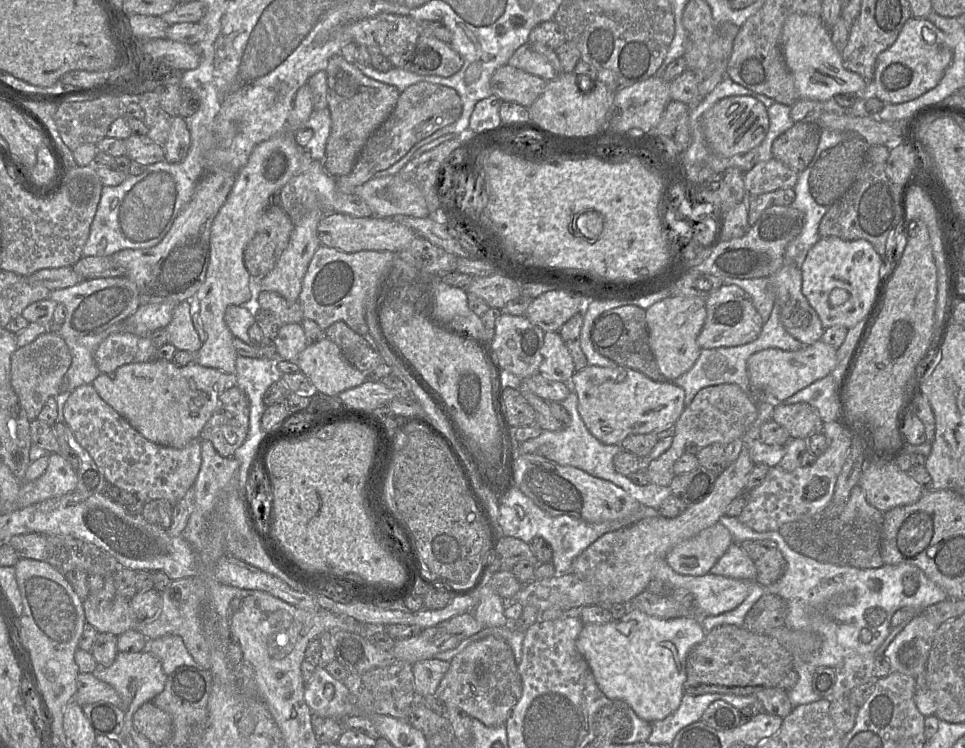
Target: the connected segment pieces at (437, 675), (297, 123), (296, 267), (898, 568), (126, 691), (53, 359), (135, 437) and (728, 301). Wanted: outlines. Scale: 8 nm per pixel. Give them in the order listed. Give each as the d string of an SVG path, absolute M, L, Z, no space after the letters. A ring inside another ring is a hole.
M436 658L420 660L412 664L413 683L417 697L435 695L450 662Z
M308 84L301 86L294 96L293 106L287 119L287 132L278 133L260 142L252 150L247 163L239 170L235 183L226 201L215 216L210 232L210 259L206 278L195 294L200 321L207 340L193 355L200 366L219 369L231 378L236 373L237 352L233 346L234 336L224 320L225 310L230 305L241 306L251 298L250 274L245 267L243 254L257 230L258 220L270 205L270 197L294 176L306 171L313 161L304 147L299 147L294 134L304 129L313 111L312 96Z
M314 209L294 224L286 249L279 257L274 268L261 279L261 291L276 292L289 301L298 300L302 289L302 280L308 265L321 245L317 234L317 226L324 215L323 210Z
M726 514L720 517L719 522L730 531L734 542L729 546L723 556L713 565L709 572L751 582L750 593L740 605L731 611L720 615L702 616L700 619L701 625L706 634L721 624L733 624L737 627L742 627L746 614L764 593L775 594L783 598L787 604L785 627L792 630L809 631L818 634L822 638L822 646L817 655L814 655L811 660L793 658L793 670L798 674L798 681L795 686L787 692L788 698L793 707L813 703L821 699L819 695L814 693L811 686L812 676L818 667L835 668L846 658L860 654L874 654L891 632L892 627L890 625L890 621L897 610L903 607L911 607L913 610L916 610L916 613L921 613L927 607L949 598L947 593L941 587L932 582L921 569L911 564L884 564L879 568L860 569L850 566L840 566L831 563L819 562L794 551L778 531L758 532L745 526L737 517L728 516ZM745 540L773 540L777 544L787 562L787 566L784 574L776 582L763 587L756 581L757 570L755 564L740 545L740 543ZM905 575L914 575L918 578L919 587L913 595L905 595L903 592L903 578Z
M147 649L141 652L118 652L109 667L97 666L93 675L111 685L121 698L120 708L124 719L133 717L136 710L145 702L152 701L165 687L167 675L163 672L161 661Z
M49 331L33 342L18 348L11 356L11 387L29 421L36 420L48 398L58 396L62 378L67 373L72 356L65 340Z
M92 384L76 388L64 405L66 425L71 429L77 442L94 460L103 472L107 482L137 495L139 500L168 500L172 505L180 501L194 485L201 467L201 440L191 440L184 448L175 449L161 446L145 439L112 407L105 403Z
M722 285L705 301L706 320L697 338L701 349L734 347L754 341L760 335L763 321L751 297L736 285Z

